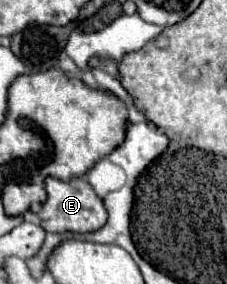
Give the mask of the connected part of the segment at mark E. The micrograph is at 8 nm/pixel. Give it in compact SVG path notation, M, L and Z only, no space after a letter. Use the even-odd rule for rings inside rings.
M47 178L45 188L47 188L49 198L39 210L41 228L45 232L87 234L87 232L95 232L95 230L105 226L107 210L103 206L103 200L95 194L95 190L87 184L85 178L73 178L69 182L63 182L63 180L57 180L57 178Z

